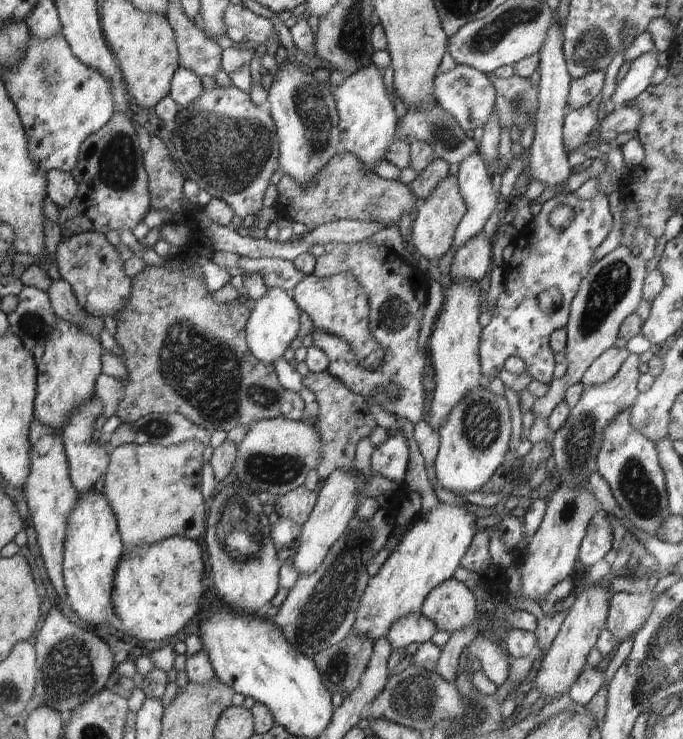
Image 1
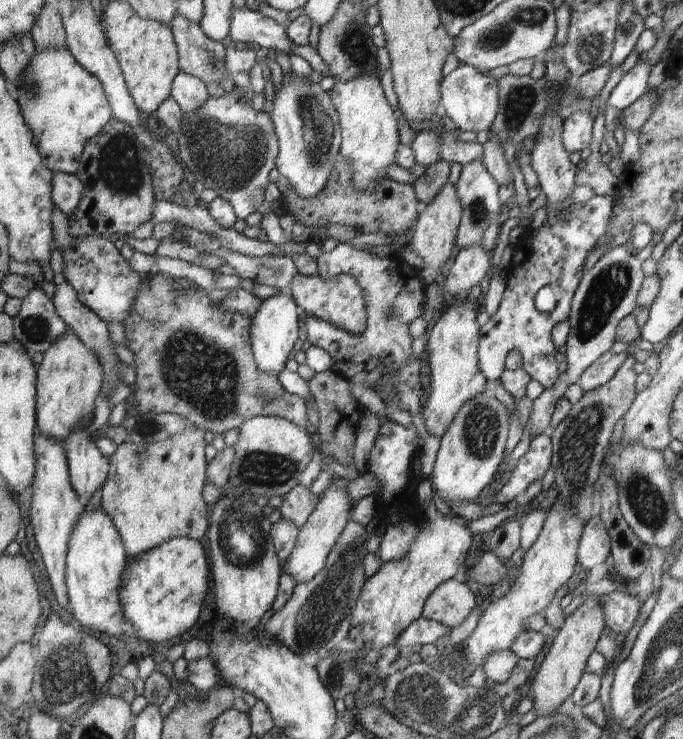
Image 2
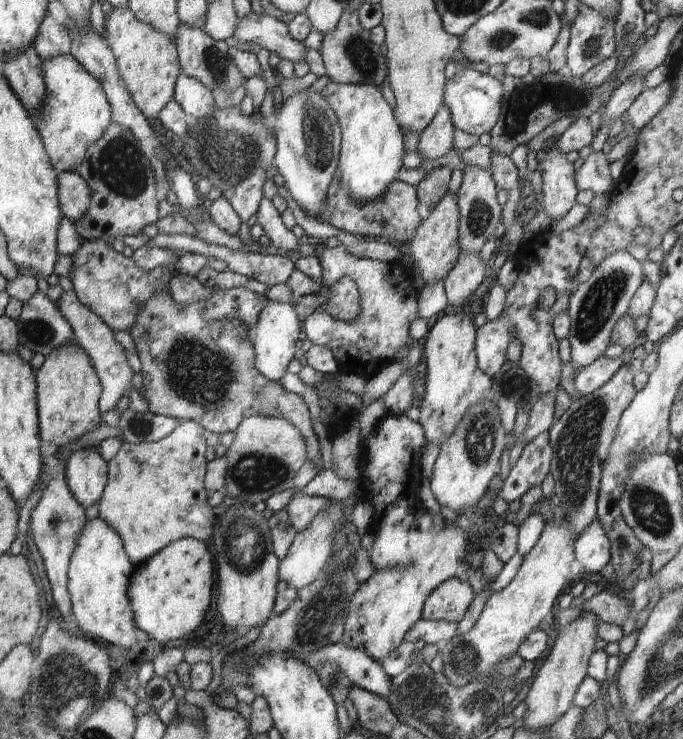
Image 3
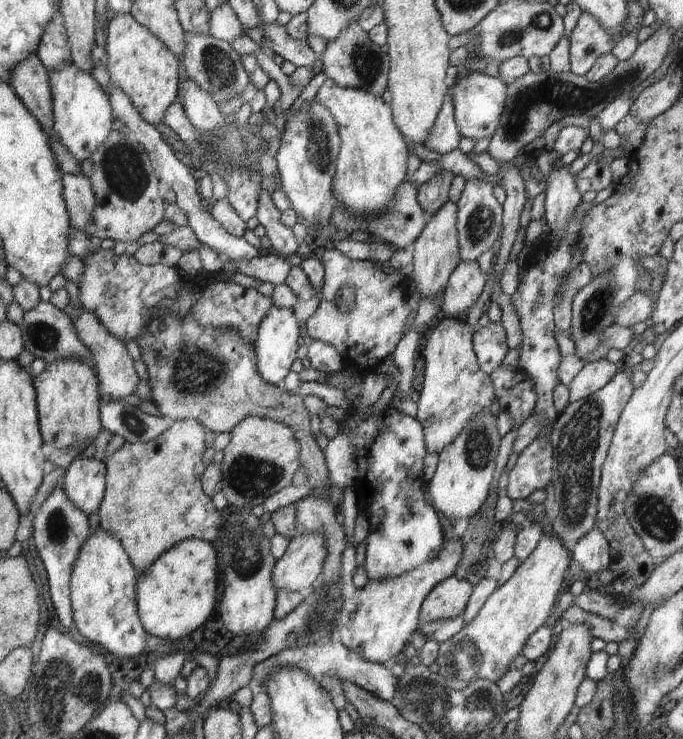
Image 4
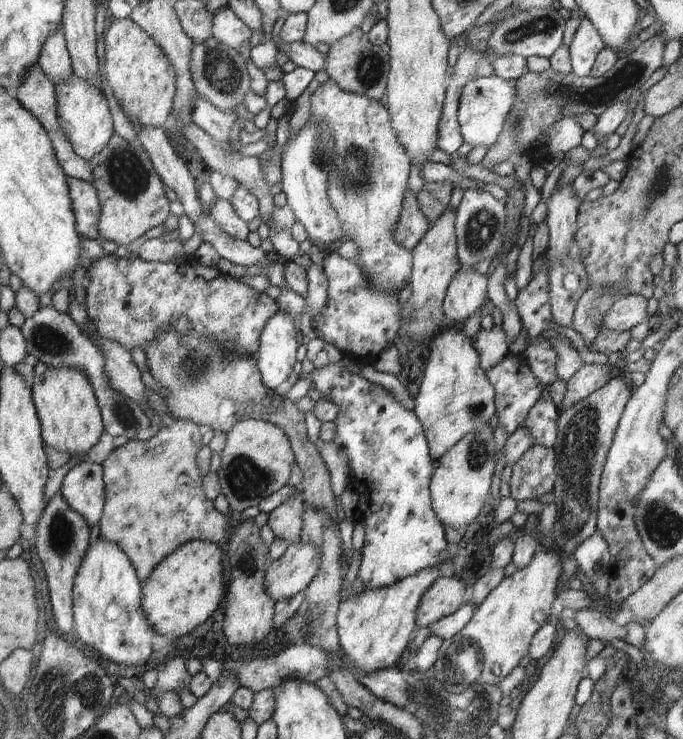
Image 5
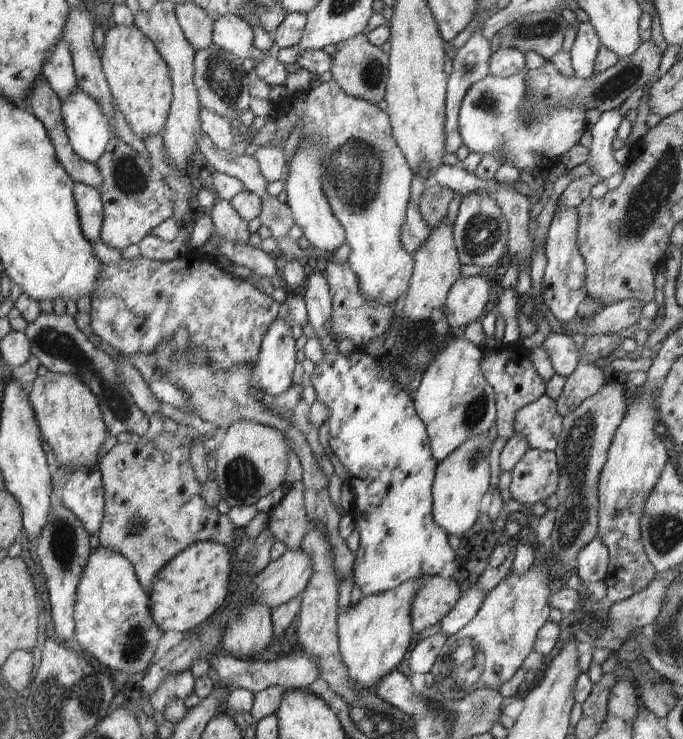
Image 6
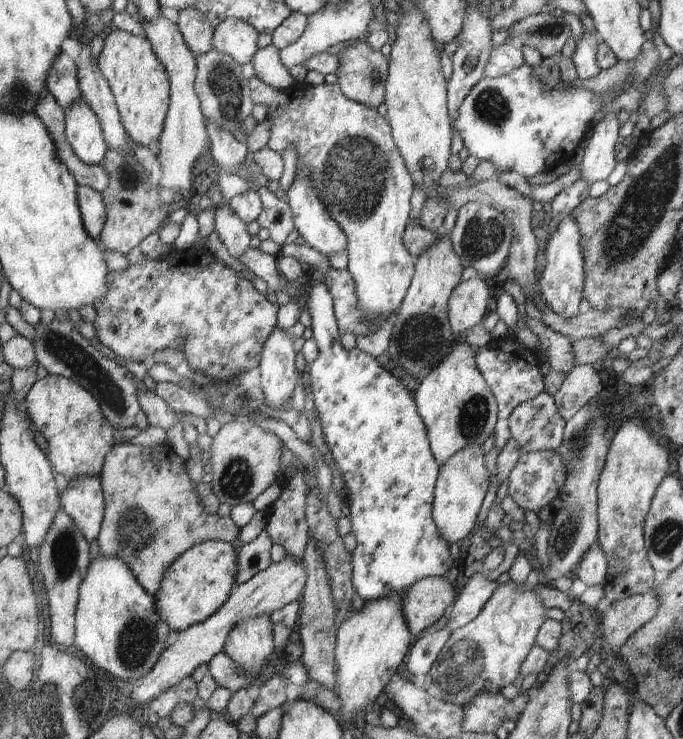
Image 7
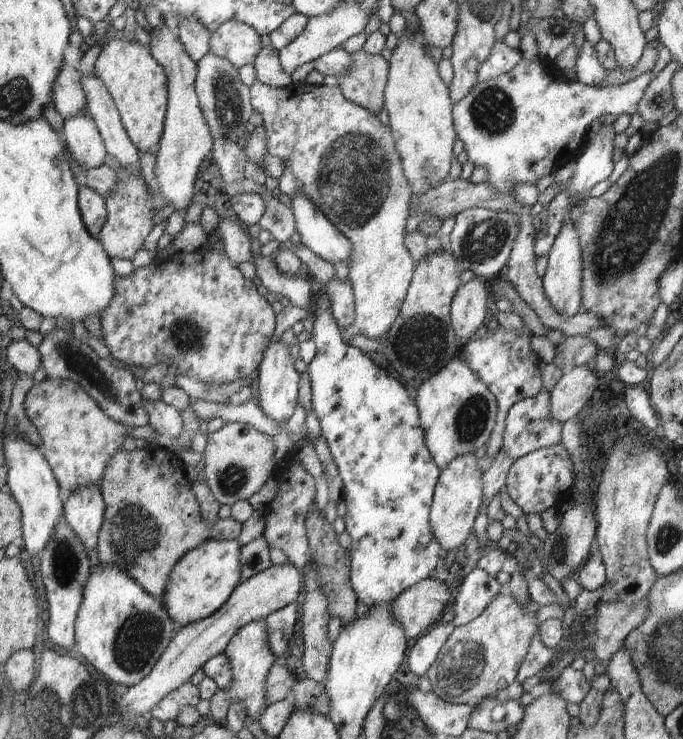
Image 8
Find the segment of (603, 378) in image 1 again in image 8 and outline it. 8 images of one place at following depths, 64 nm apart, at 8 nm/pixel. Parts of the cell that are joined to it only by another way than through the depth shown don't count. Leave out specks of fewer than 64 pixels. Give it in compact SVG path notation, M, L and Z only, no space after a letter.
M589 365L574 367L569 370L564 370L560 382L556 384L556 388L550 394L550 410L552 410L552 418L566 422L570 418L583 413L586 406L590 404L590 400L595 390L598 390L597 374L592 372Z

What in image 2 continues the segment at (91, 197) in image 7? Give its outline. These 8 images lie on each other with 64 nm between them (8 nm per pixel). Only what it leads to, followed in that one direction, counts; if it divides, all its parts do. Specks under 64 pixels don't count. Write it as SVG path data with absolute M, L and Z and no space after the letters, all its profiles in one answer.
M53 171L52 202L67 216L74 214L78 208L82 200L82 190L84 186L75 174Z

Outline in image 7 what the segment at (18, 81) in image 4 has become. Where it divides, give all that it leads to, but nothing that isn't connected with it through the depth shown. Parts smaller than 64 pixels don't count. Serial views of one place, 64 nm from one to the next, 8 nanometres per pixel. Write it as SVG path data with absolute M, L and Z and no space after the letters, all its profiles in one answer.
M47 88L42 90L40 100L34 106L33 113L42 120L48 129L54 144L56 144L56 152L62 164L69 168L70 174L74 176L77 184L89 186L99 193L104 192L104 188L108 185L108 172L104 172L104 168L100 165L85 164L74 154L65 136L64 111Z

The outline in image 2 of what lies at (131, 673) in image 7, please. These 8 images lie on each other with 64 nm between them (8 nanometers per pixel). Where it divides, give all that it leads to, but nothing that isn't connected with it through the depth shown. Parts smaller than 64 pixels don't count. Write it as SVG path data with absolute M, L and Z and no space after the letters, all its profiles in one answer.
M102 506L93 511L84 508L68 540L65 577L70 608L84 628L92 632L102 632L118 640L135 633L134 626L124 620L118 598L126 560L128 555L120 533L110 516L102 512Z

